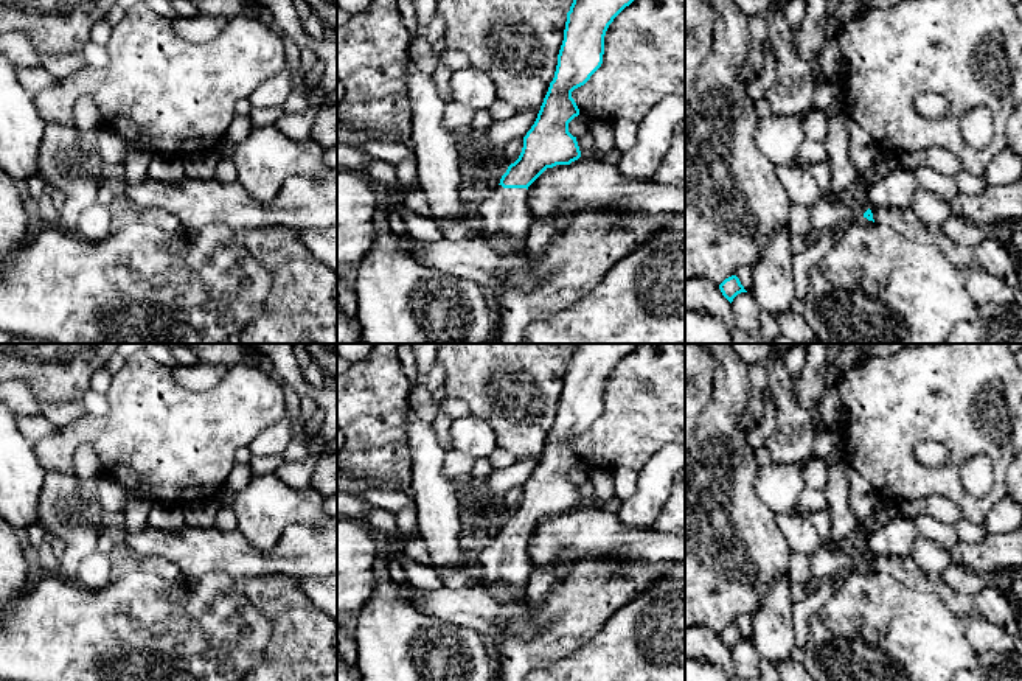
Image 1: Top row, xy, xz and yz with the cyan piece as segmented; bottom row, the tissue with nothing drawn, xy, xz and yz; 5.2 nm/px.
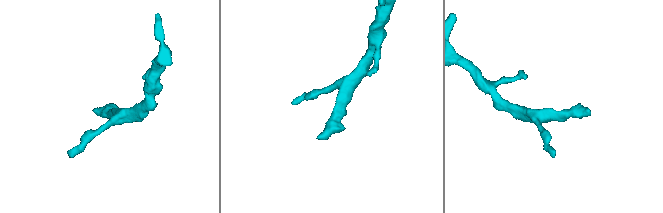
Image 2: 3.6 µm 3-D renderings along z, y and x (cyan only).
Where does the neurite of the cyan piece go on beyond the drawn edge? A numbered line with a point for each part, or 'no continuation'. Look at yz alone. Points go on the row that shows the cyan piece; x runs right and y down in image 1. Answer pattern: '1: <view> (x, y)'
1: yz (993, 257)

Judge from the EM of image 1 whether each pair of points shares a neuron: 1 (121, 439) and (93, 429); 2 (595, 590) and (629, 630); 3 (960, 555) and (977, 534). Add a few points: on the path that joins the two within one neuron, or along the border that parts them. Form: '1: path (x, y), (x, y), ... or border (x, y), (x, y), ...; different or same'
1: path (115, 437), (100, 431); same
2: border (645, 591), (622, 605), (589, 638); different
3: border (987, 532), (977, 541), (959, 540); different

